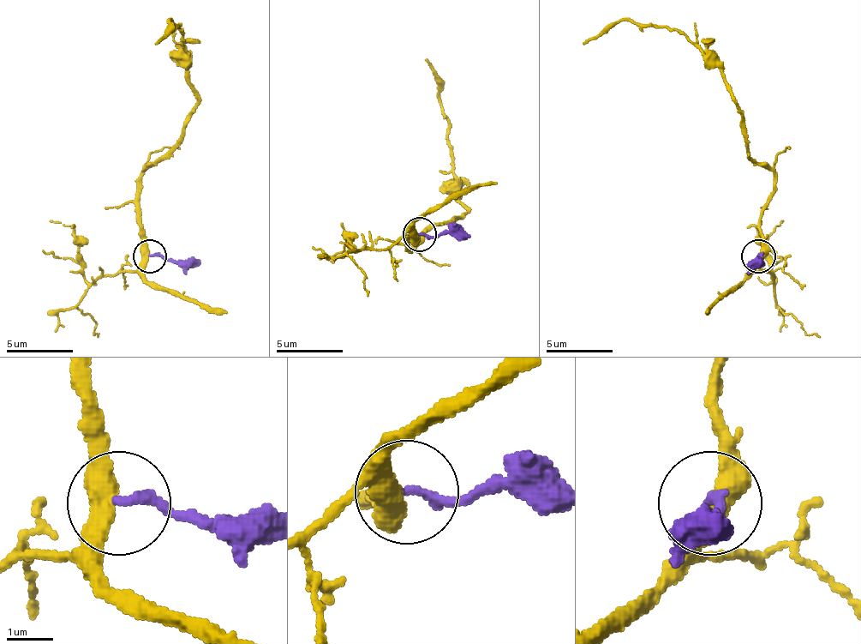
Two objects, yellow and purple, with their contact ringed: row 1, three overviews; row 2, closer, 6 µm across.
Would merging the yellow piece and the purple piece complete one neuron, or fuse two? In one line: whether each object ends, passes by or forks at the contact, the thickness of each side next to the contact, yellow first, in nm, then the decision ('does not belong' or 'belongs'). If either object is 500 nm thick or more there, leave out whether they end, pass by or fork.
yellow passes by | purple ends | 440/190 nm | does not belong

